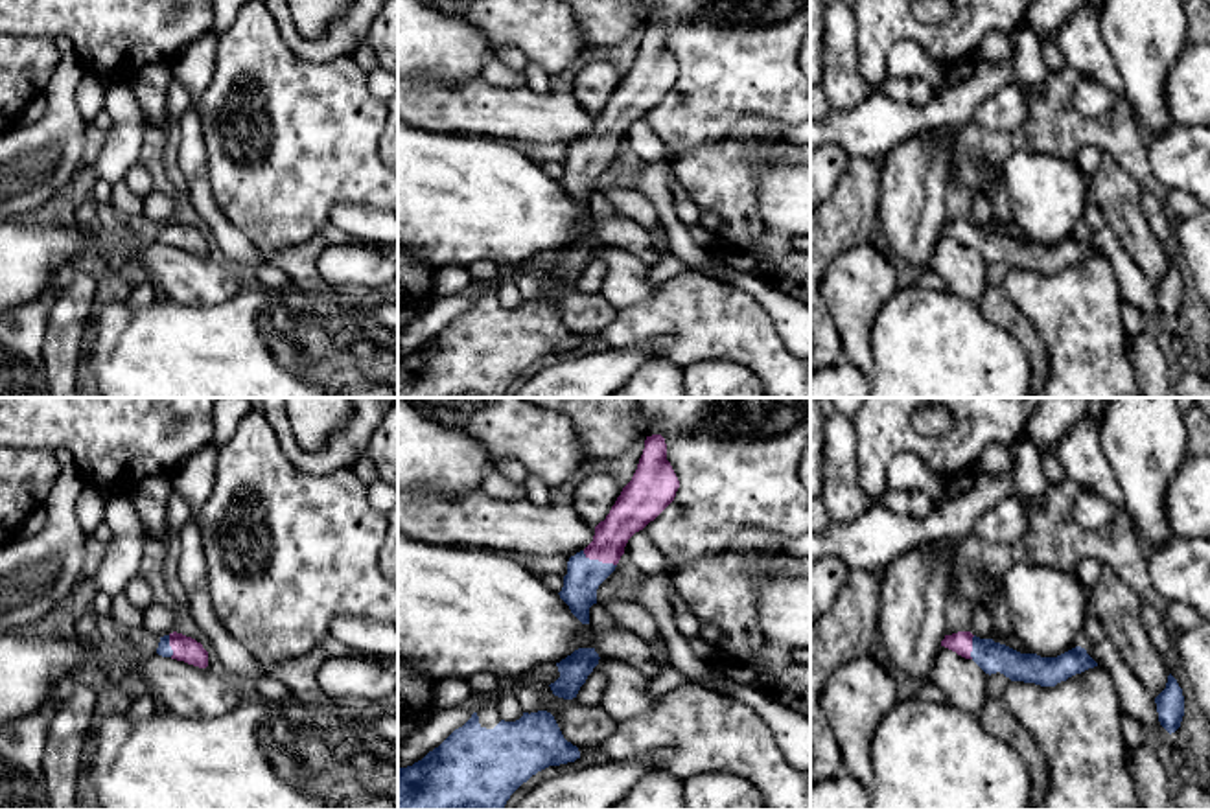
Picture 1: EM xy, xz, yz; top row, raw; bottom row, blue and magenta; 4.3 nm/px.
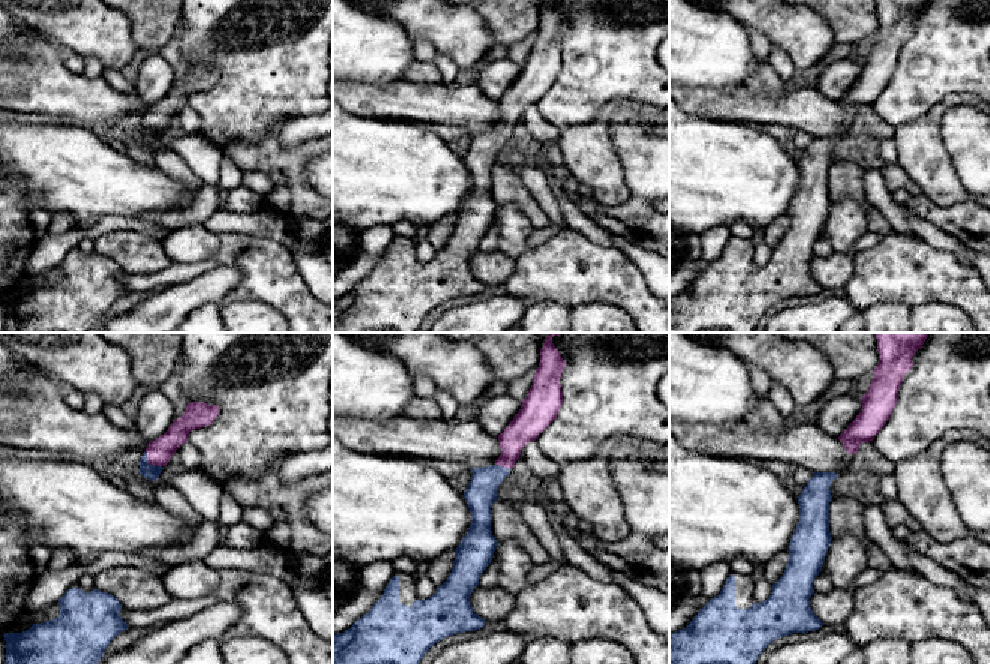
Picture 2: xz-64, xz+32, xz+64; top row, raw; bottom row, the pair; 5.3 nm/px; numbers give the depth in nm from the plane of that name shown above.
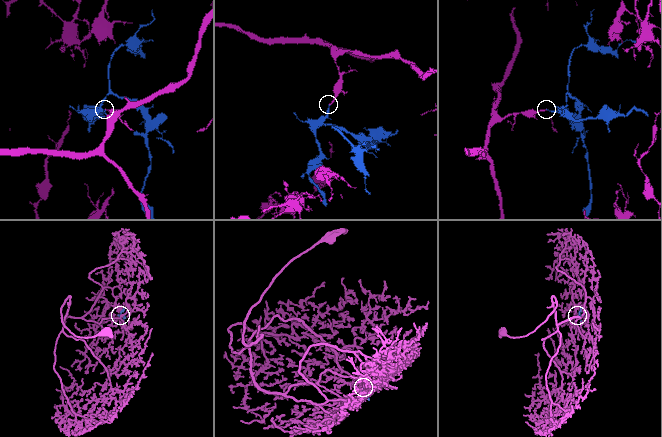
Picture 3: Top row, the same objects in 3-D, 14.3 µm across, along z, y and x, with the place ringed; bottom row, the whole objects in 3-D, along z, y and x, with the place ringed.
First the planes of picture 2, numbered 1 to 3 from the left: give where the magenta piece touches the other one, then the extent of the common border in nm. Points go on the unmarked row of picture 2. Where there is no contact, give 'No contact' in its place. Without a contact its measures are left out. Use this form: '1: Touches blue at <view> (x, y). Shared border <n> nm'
1: Touches blue at xz-64 (147, 128). Shared border 130 nm
2: Touches blue at xz+32 (503, 131). Shared border 90 nm
3: No contact

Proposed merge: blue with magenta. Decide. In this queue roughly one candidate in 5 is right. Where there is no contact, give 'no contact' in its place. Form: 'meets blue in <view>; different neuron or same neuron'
meets blue in xz; same neuron

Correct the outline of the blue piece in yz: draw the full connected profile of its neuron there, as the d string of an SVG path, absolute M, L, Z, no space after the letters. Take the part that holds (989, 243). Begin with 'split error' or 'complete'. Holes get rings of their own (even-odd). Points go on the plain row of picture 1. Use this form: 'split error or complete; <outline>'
split error; M971 219L945 223L941 234L972 247L985 261L1004 261L1011 269L1055 274L1068 265L1081 261L1098 250L1085 236L1076 234L1057 245L1041 245L1037 241L1020 241L993 226L980 226Z

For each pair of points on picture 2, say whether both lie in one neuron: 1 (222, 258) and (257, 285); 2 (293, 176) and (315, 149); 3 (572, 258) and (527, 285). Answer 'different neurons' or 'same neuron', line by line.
1: same neuron
2: same neuron
3: same neuron

